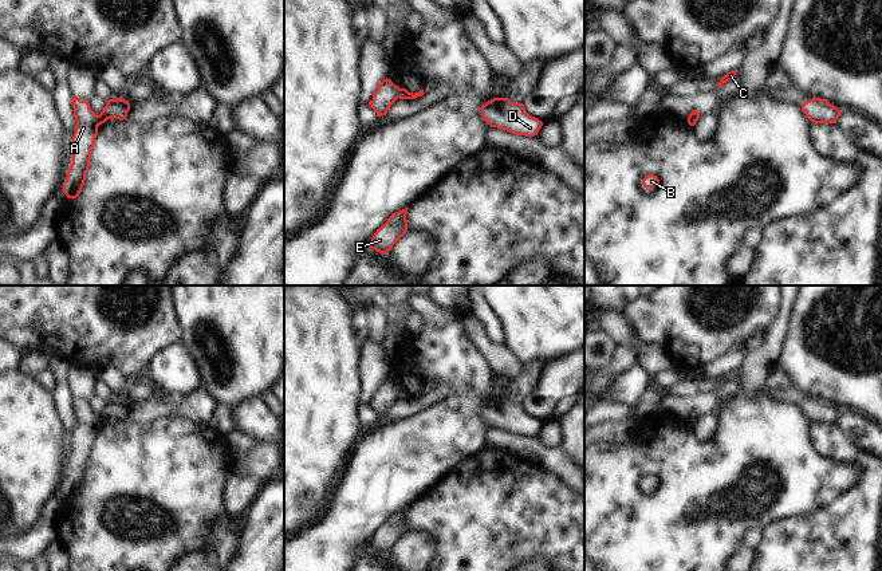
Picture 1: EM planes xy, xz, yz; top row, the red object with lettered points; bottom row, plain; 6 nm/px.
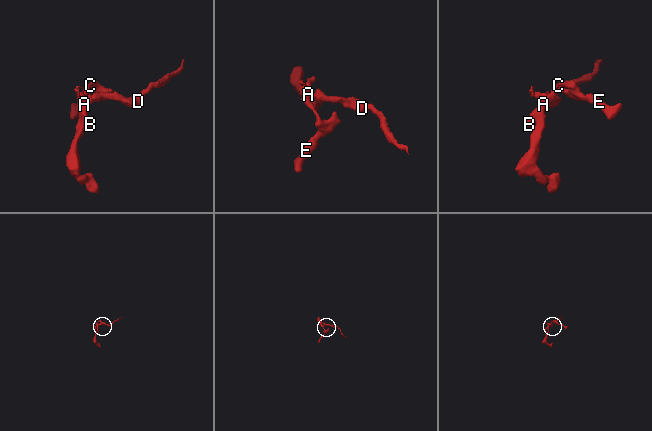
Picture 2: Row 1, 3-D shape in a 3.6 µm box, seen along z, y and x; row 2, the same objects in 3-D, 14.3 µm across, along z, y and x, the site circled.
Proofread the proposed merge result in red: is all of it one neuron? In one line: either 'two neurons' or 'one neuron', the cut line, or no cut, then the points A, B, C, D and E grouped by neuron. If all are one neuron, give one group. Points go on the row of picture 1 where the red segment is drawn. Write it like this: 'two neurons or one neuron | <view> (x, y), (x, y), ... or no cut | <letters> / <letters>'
two neurons | xy (97, 115), (99, 123) | A B C E / D

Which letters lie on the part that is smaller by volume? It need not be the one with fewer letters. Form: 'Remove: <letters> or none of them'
Remove: D.

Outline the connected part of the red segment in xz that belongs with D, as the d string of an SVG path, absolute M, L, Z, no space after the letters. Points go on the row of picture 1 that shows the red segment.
M493 98L480 107L483 118L491 127L507 130L516 135L538 135L543 122L531 117L523 103L512 103L508 98Z

